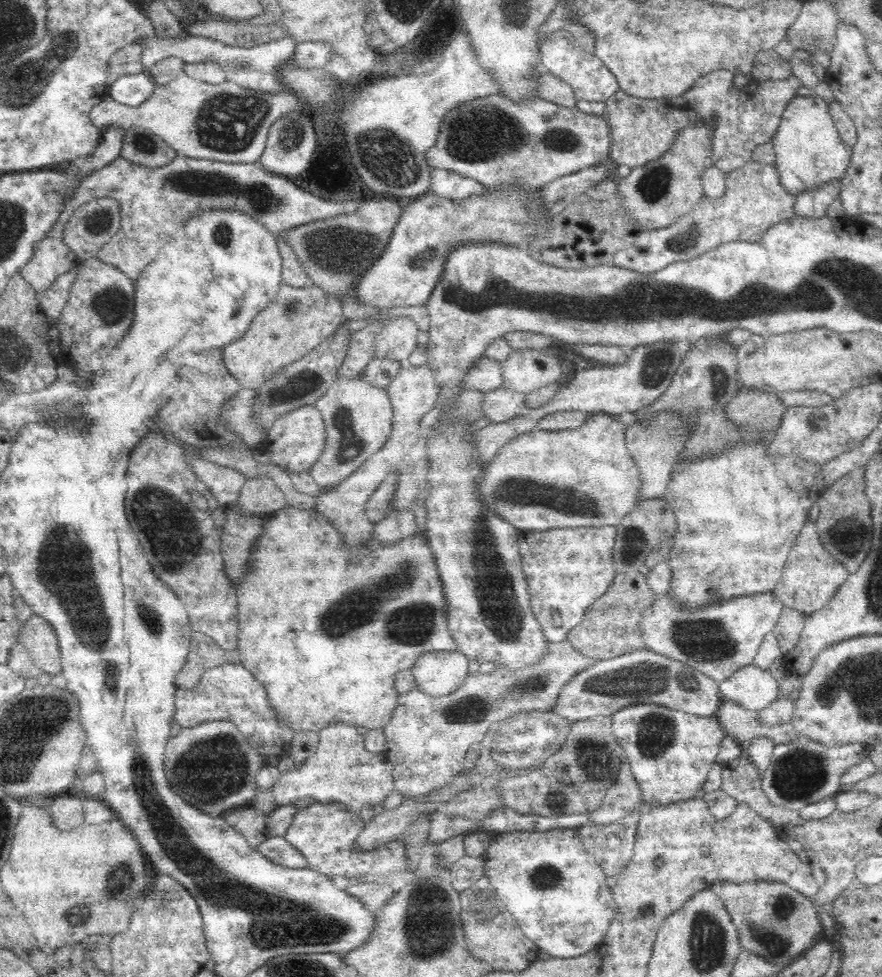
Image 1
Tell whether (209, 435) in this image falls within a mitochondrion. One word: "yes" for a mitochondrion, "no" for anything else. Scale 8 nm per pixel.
no

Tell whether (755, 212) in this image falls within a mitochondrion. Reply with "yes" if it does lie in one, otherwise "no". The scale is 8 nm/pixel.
no

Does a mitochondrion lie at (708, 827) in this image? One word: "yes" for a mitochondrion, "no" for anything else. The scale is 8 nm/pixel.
no

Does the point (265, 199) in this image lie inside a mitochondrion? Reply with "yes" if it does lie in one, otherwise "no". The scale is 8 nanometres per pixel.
yes

